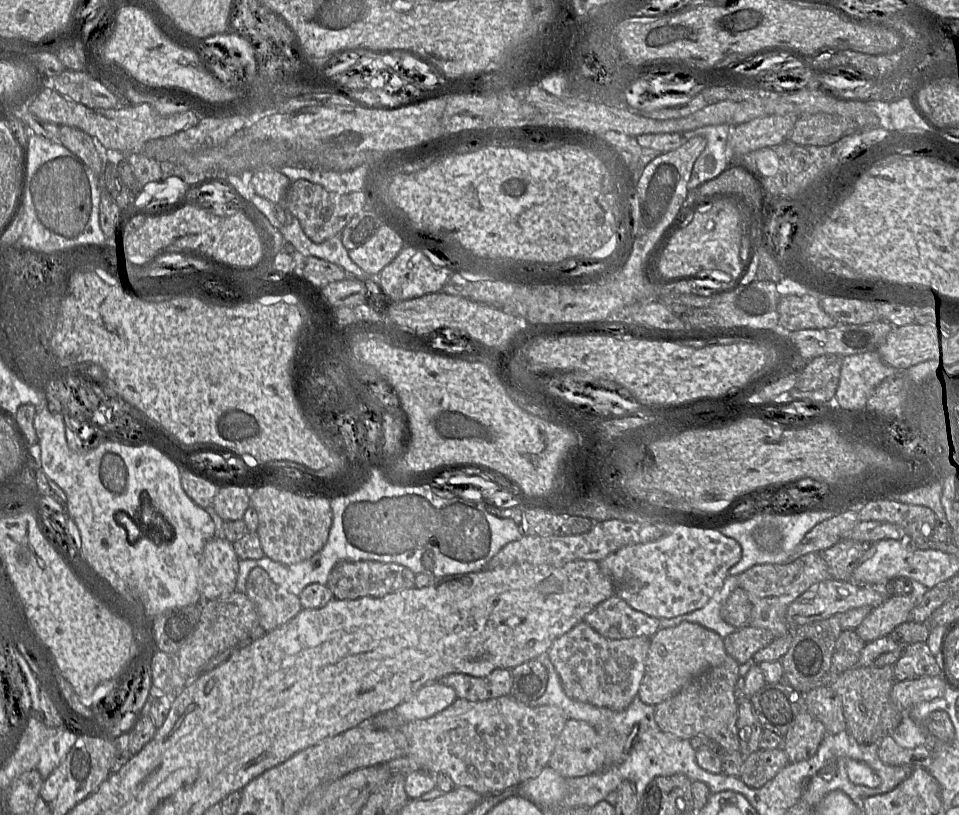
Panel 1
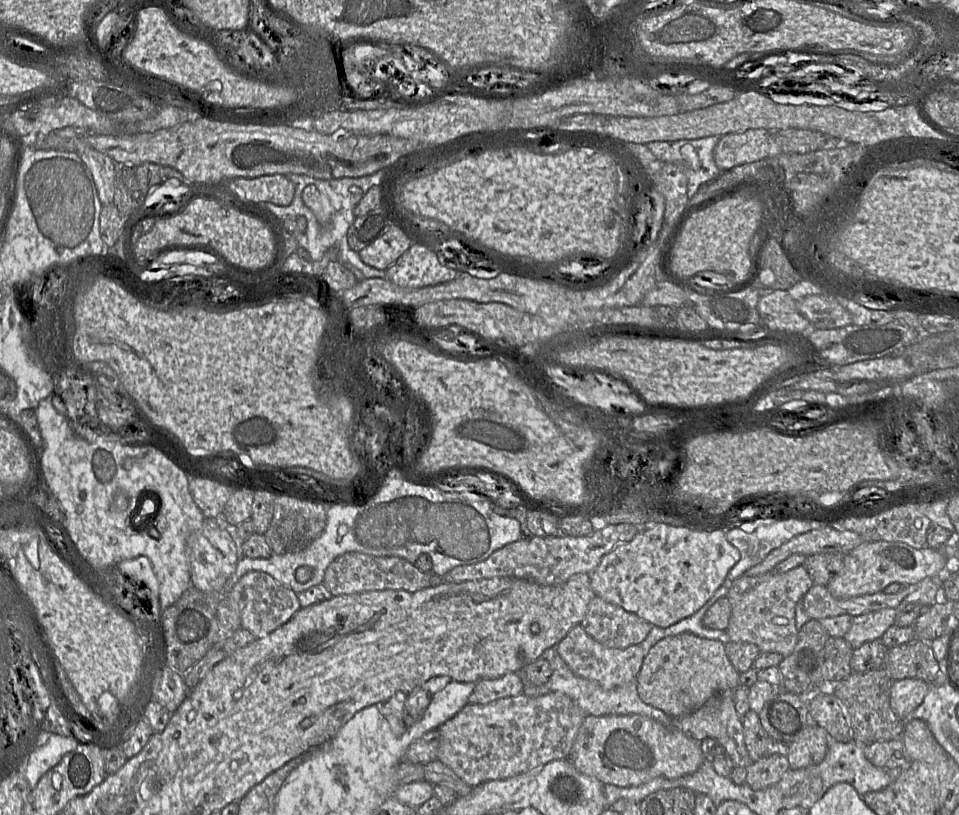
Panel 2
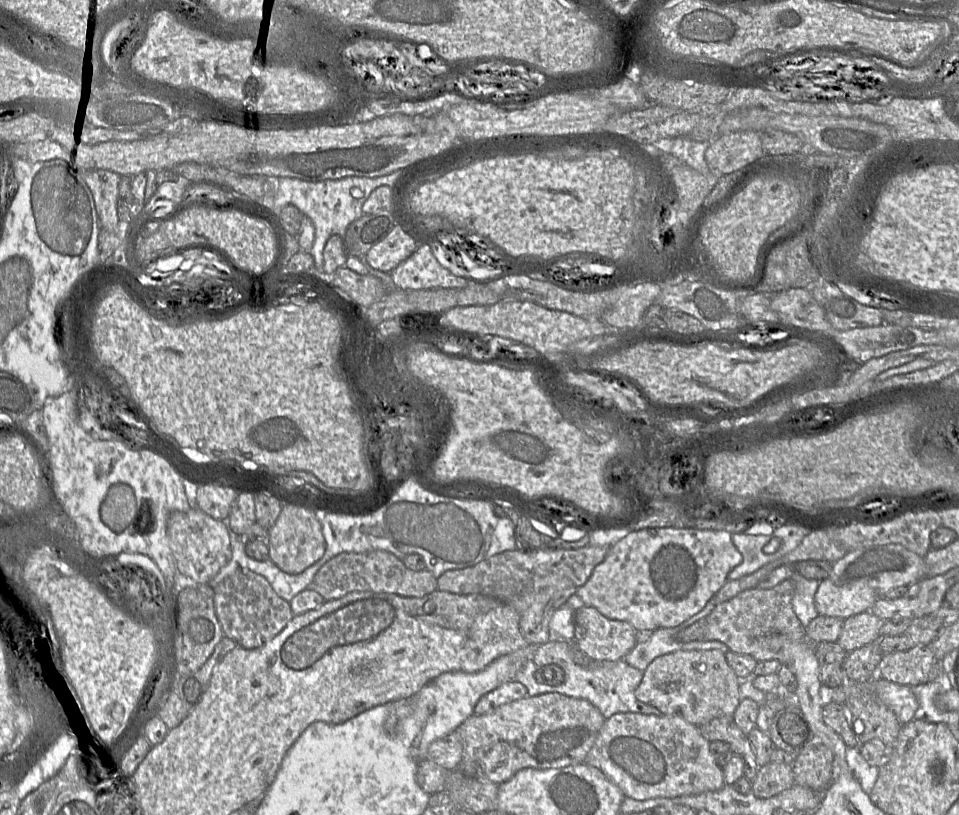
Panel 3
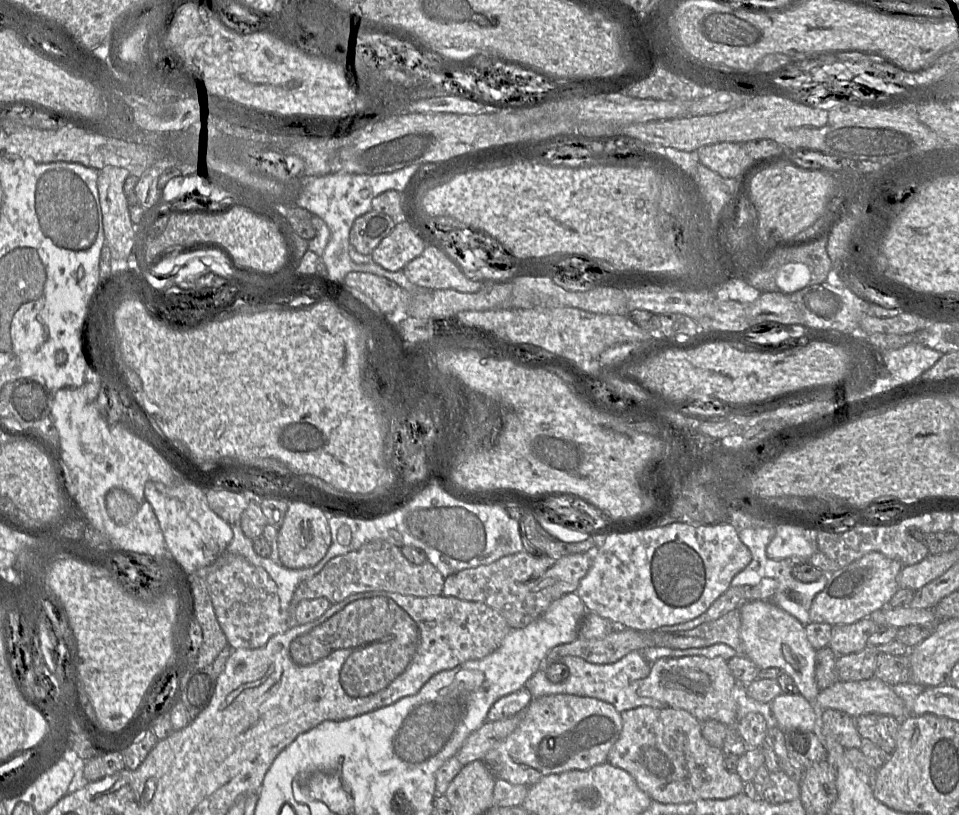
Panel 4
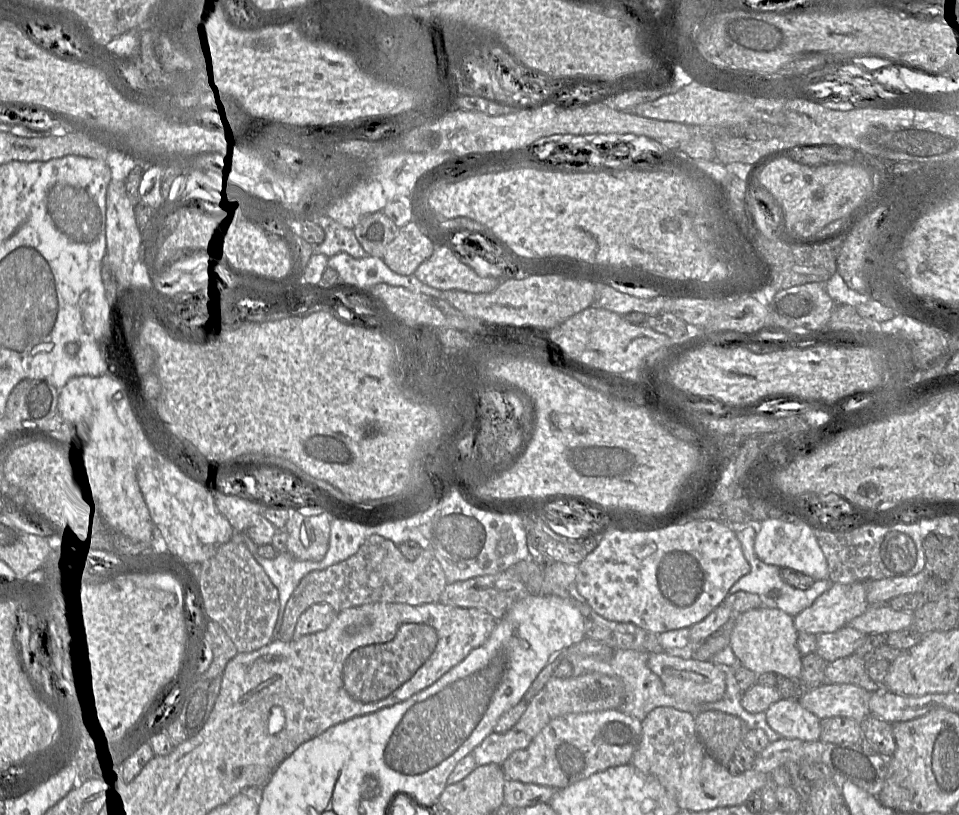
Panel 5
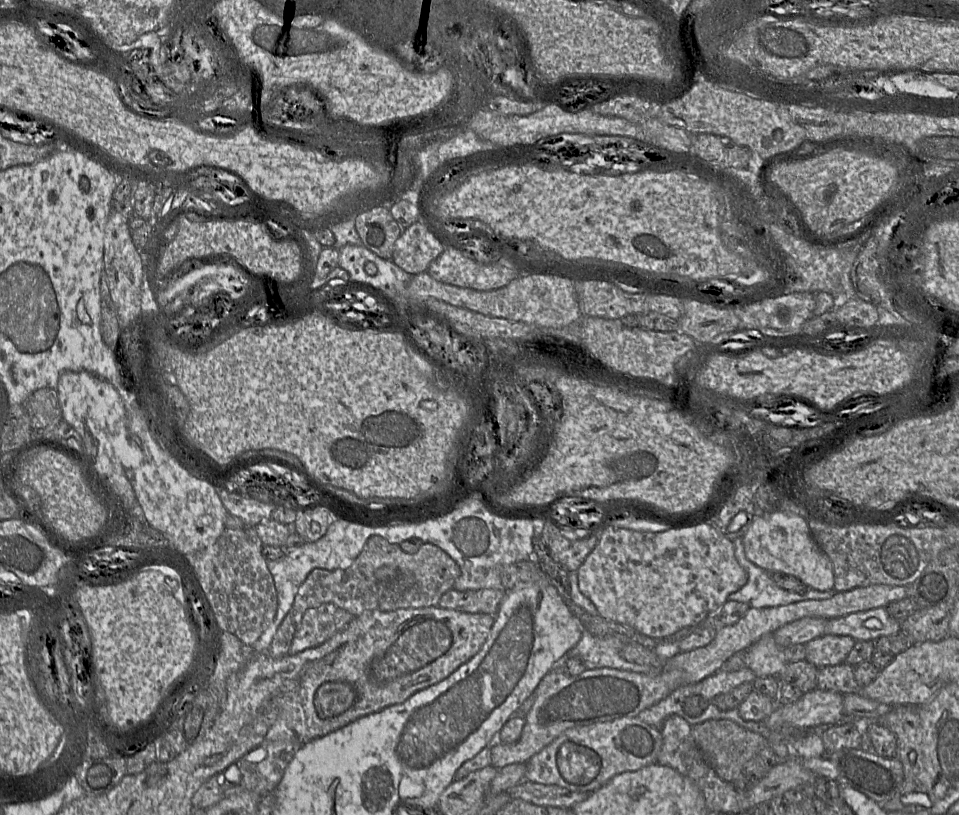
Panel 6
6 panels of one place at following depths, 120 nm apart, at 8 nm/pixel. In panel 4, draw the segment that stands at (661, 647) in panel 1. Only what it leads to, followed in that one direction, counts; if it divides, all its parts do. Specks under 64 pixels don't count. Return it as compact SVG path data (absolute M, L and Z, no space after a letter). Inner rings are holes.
M705 656L668 657L651 664L649 675L640 680L637 694L664 702L667 708L686 710L700 722L719 721L735 727L737 723L737 703L734 699L736 679L728 663L722 657Z

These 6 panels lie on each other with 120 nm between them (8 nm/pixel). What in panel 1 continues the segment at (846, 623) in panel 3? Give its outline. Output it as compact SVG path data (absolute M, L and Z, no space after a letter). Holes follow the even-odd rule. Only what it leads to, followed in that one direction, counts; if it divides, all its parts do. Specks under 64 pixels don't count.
M916 593L888 597L872 608L855 631L865 643L887 636L895 627L908 621L908 615L915 605Z

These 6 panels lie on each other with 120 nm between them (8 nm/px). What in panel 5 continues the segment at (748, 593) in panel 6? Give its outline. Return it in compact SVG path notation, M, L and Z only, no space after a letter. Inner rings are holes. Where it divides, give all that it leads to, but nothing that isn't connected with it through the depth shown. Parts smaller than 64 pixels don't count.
M746 527L741 531L736 531L736 536L741 543L744 557L750 564L750 571L748 574L741 577L731 588L729 594L734 594L739 591L757 594L760 597L761 604L767 608L777 608L785 613L795 617L807 607L811 606L815 600L827 591L833 584L830 579L815 581L807 590L796 589L787 584L781 576L780 568L774 565L769 565L761 561L754 550L756 539L756 529L753 527Z

